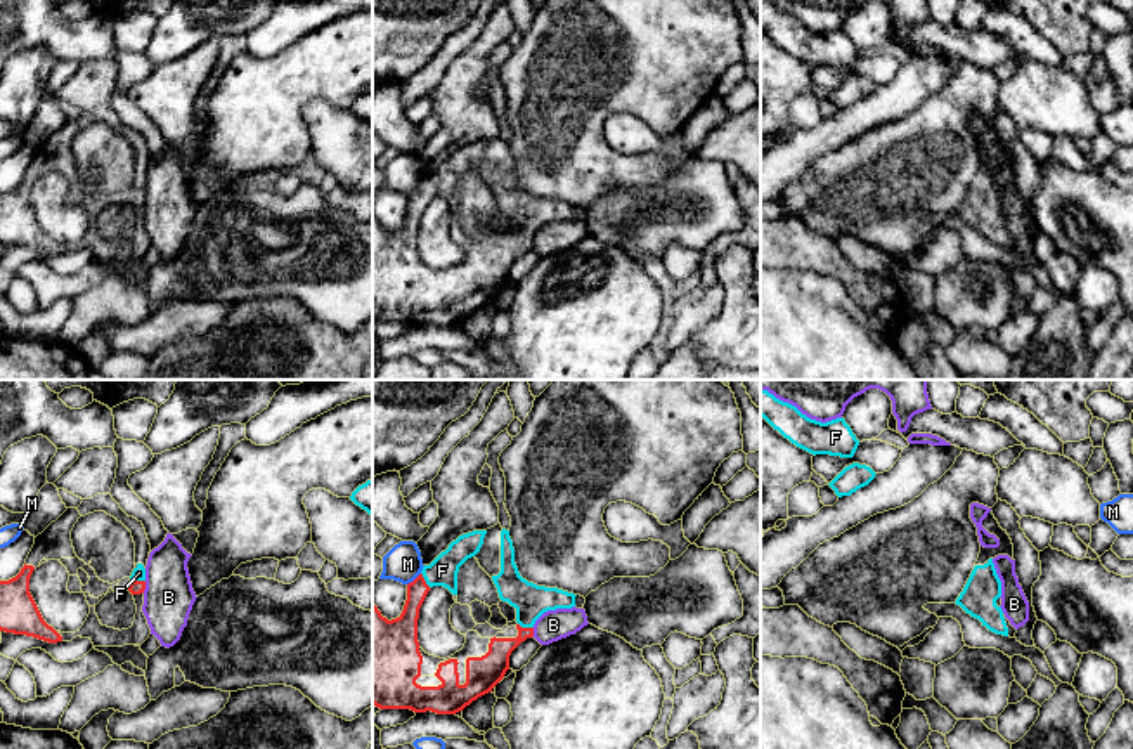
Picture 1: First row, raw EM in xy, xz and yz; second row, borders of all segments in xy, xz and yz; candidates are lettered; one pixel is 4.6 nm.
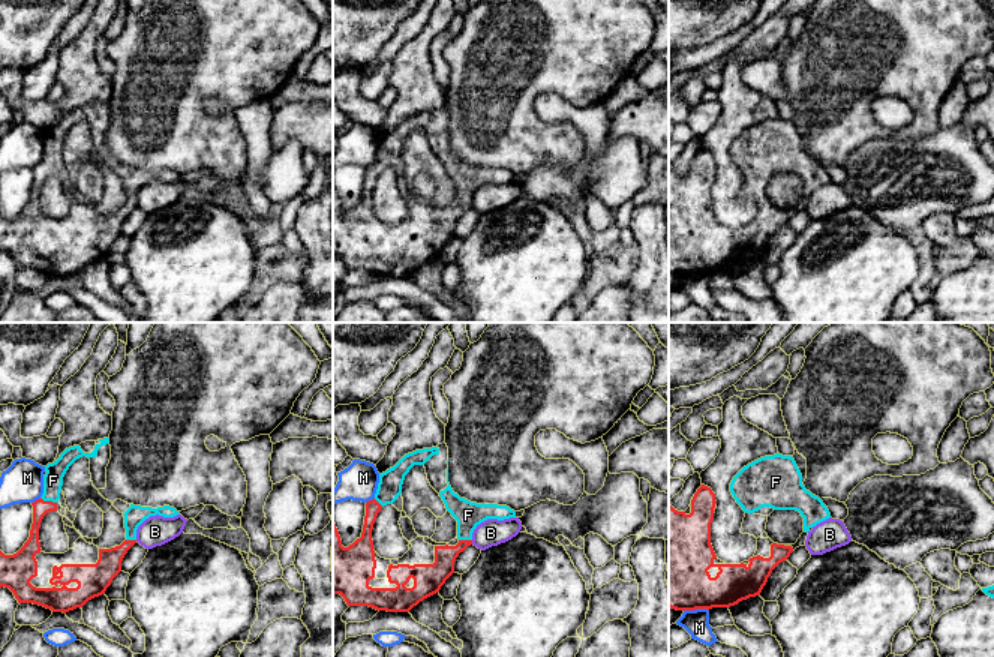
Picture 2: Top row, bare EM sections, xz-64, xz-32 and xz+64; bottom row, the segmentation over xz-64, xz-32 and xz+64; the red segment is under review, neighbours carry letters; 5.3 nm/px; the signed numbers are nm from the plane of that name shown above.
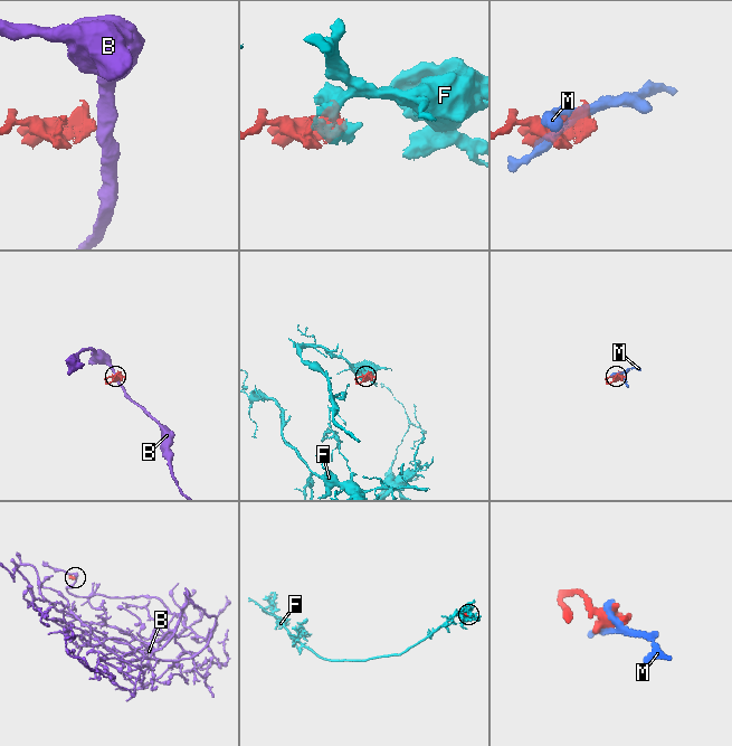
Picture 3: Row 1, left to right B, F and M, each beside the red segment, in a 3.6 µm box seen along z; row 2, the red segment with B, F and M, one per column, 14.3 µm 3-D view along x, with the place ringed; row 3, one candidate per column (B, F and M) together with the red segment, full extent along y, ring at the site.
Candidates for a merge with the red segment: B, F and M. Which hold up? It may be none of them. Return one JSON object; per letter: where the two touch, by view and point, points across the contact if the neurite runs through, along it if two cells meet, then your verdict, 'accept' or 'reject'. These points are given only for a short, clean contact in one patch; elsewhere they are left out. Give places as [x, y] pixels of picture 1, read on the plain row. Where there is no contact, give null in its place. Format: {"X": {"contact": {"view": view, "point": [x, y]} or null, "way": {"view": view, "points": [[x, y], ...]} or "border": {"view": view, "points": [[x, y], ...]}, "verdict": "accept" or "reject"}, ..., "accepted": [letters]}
{"B": {"contact": {"view": "xy", "point": [144, 198]}, "border": {"view": "xy", "points": [[146, 193], [142, 203]]}, "verdict": "reject"}, "F": {"contact": {"view": "xy", "point": [137, 193]}, "verdict": "accept"}, "M": {"contact": {"view": "xz", "point": [414, 191]}, "verdict": "reject"}, "accepted": ["F"]}

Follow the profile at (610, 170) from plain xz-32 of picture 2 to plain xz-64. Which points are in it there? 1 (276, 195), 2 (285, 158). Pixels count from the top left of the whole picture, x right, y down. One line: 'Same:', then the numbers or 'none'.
Same: 1, 2

